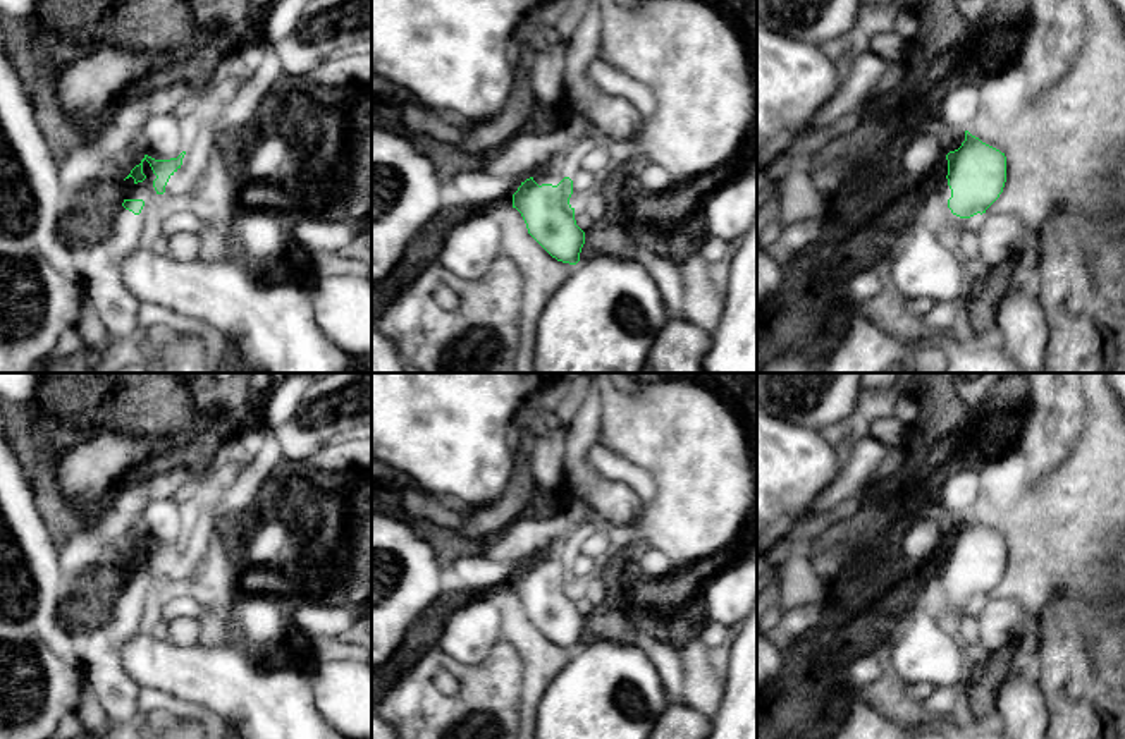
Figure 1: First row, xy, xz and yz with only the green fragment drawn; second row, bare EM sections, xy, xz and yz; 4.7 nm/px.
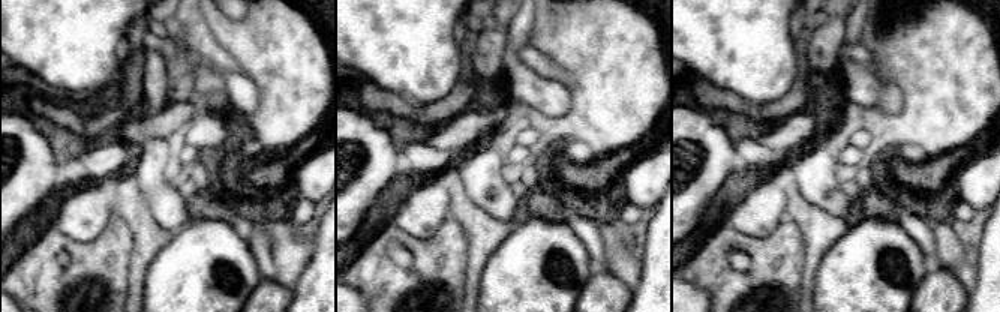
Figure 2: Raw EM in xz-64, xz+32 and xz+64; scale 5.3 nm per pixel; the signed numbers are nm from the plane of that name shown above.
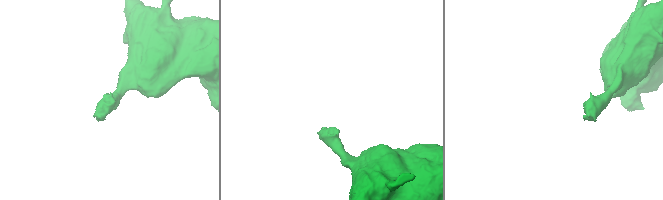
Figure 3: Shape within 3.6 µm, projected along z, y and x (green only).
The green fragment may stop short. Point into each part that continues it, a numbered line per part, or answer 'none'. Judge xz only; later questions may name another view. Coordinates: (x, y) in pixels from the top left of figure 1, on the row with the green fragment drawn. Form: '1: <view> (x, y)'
1: xz (553, 176)

